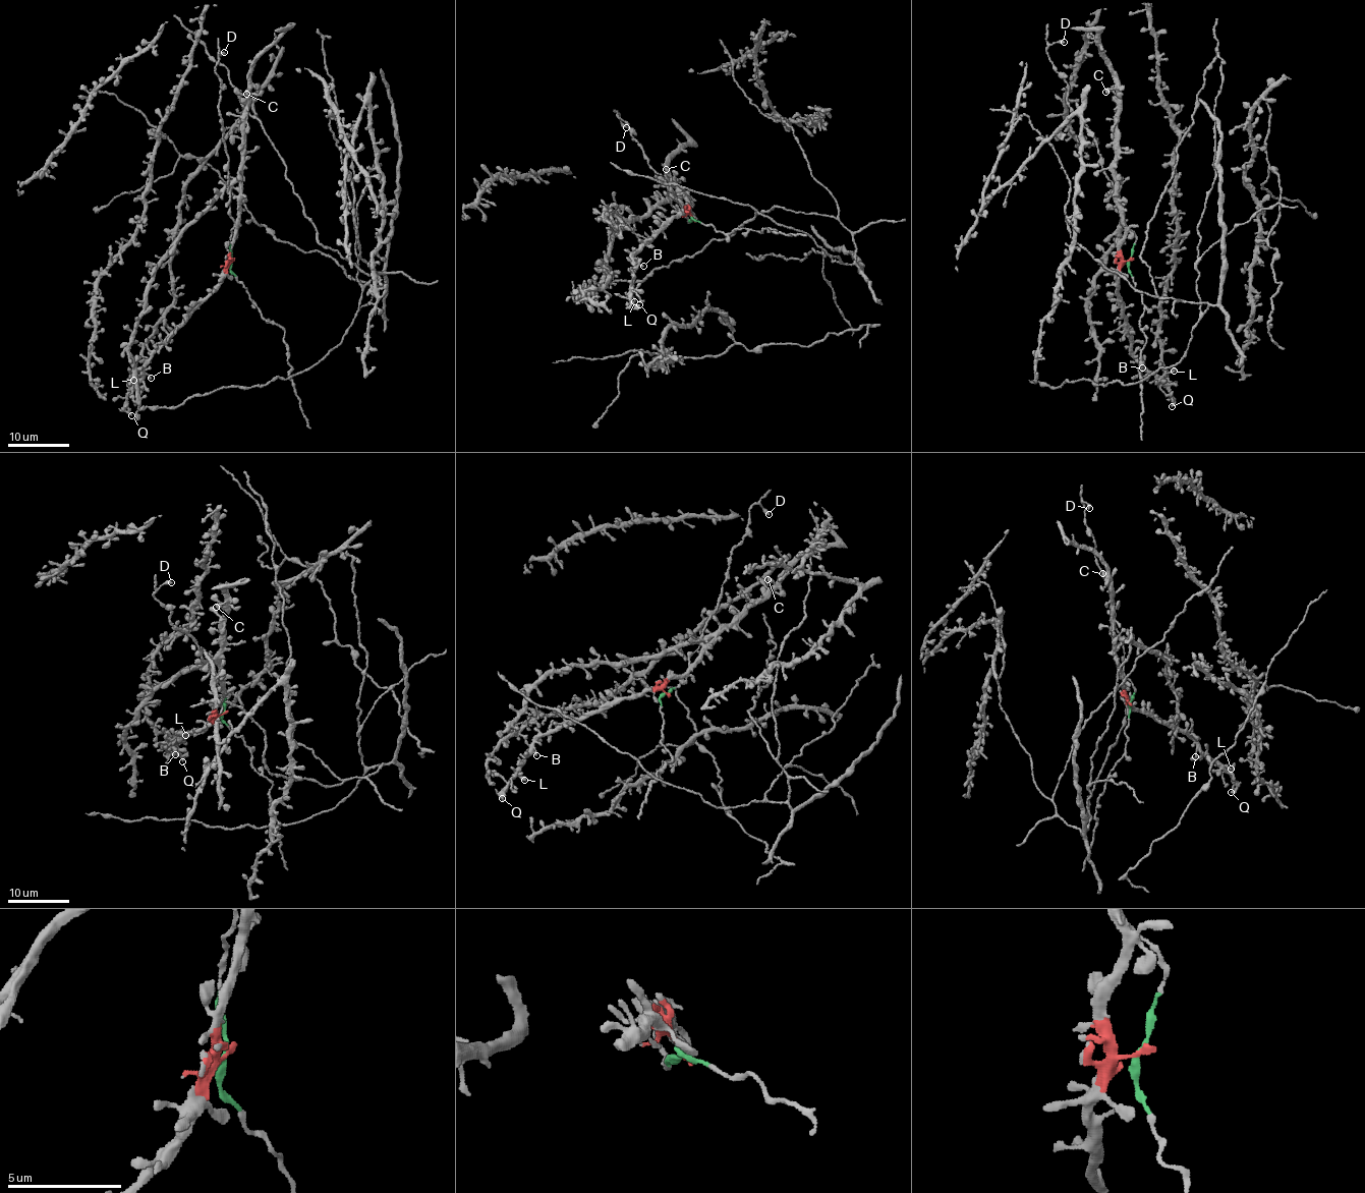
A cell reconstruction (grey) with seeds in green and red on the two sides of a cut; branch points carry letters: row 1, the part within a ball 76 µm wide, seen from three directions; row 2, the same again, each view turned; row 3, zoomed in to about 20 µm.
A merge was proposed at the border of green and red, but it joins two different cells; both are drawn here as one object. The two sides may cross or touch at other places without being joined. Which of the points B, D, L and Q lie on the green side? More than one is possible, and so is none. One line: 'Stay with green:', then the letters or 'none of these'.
Stay with green: D

